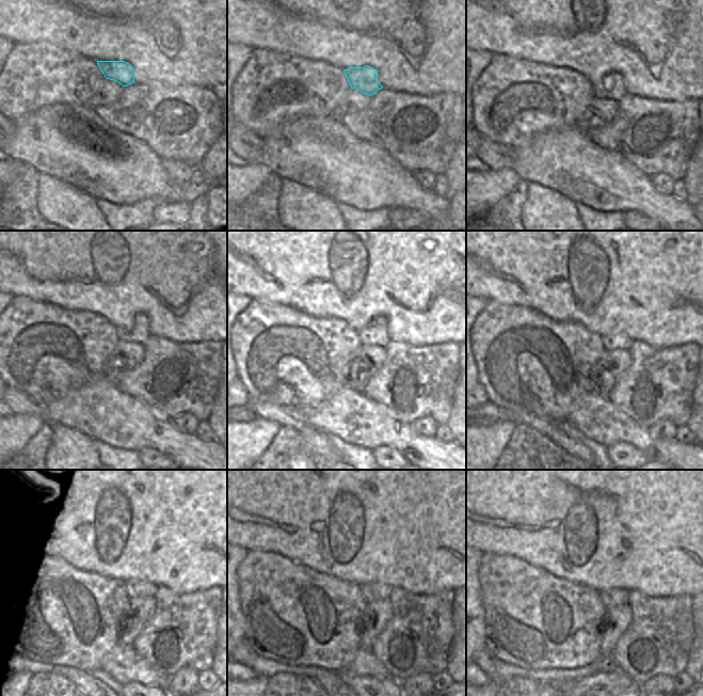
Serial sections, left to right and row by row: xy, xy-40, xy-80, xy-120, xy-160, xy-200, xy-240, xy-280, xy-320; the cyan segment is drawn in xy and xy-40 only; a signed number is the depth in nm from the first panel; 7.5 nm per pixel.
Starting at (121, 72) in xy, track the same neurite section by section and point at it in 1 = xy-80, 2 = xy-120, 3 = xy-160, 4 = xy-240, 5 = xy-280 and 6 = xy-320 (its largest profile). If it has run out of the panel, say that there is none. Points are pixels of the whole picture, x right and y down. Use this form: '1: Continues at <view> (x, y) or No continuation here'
1: Continues at xy-80 (612, 86)
2: Continues at xy-120 (139, 332)
3: Continues at xy-160 (376, 333)
4: Continues at xy-240 (133, 587)
5: Continues at xy-280 (372, 591)
6: Continues at xy-320 (612, 597)

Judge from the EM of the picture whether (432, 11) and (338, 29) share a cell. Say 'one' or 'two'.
one

